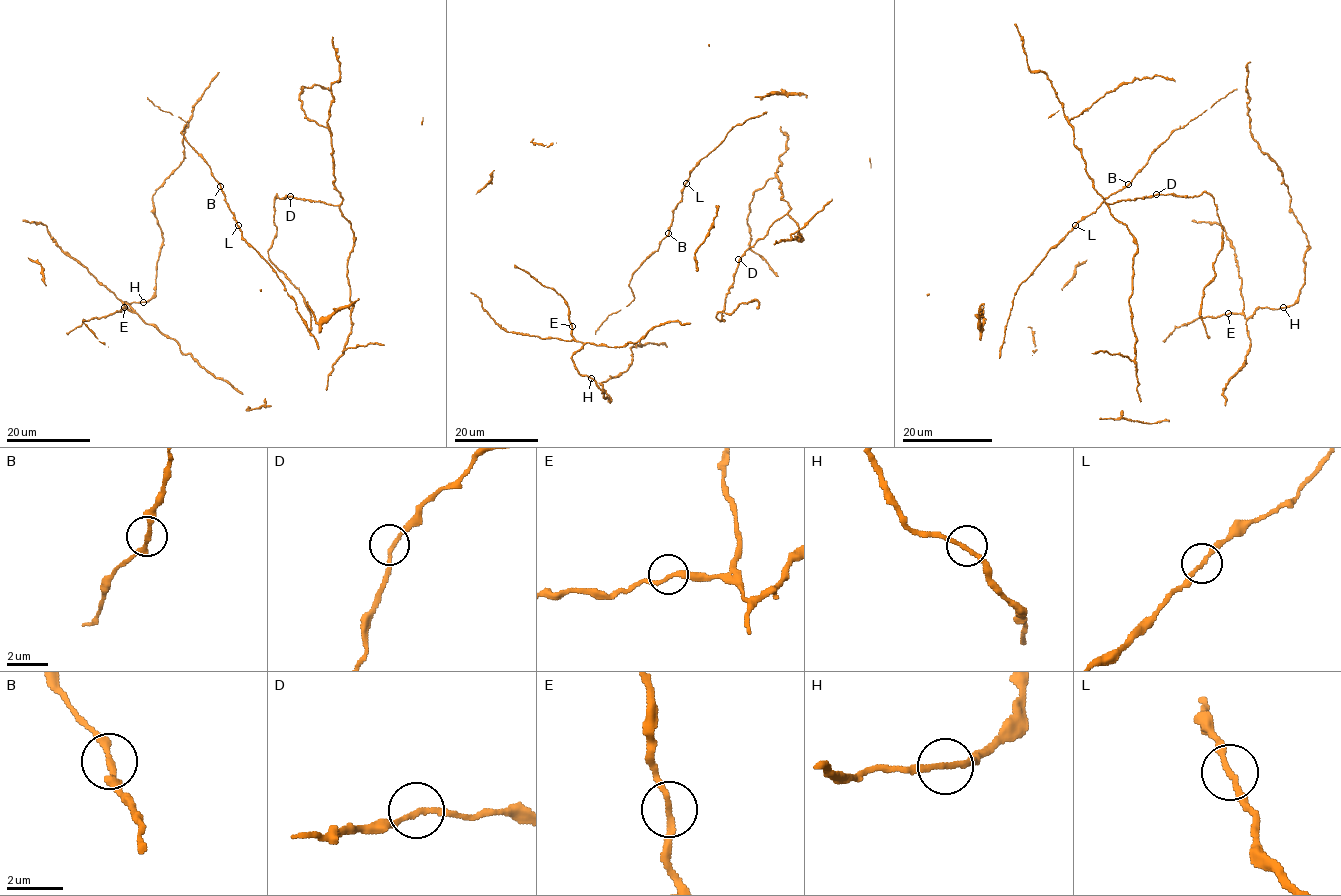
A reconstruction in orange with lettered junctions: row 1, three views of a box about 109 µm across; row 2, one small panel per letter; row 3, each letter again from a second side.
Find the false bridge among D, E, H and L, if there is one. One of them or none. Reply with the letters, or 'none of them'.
none of them

